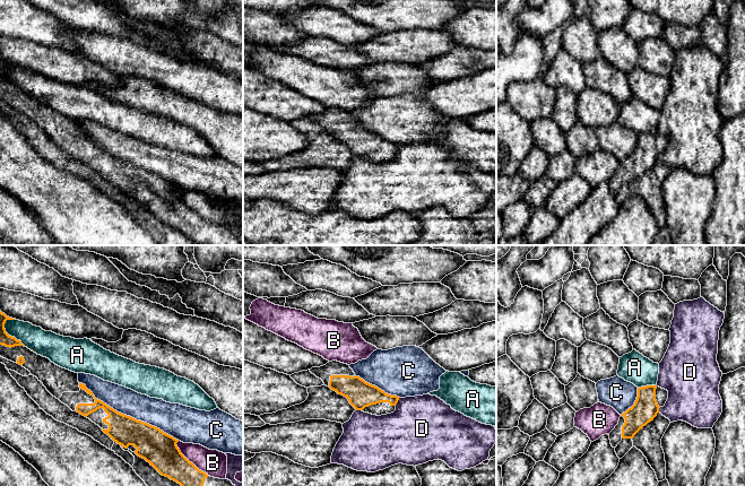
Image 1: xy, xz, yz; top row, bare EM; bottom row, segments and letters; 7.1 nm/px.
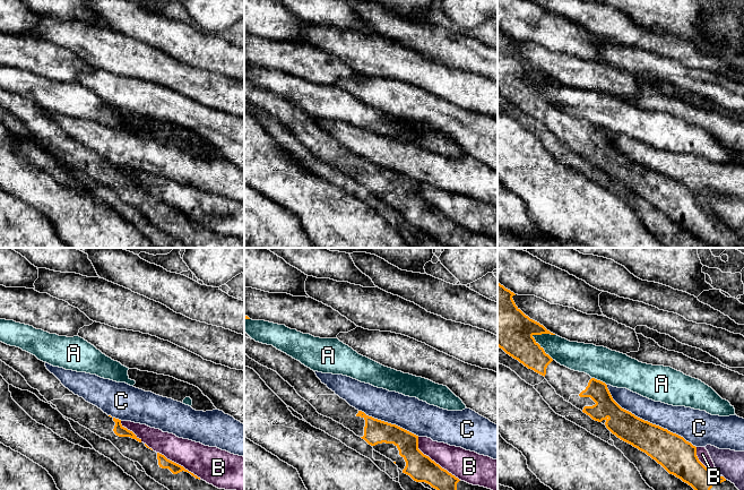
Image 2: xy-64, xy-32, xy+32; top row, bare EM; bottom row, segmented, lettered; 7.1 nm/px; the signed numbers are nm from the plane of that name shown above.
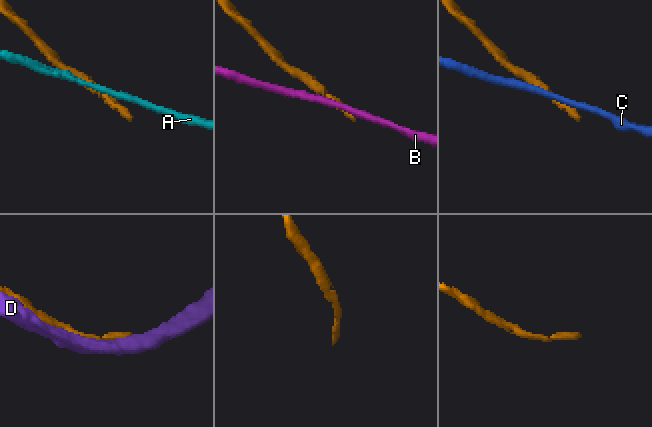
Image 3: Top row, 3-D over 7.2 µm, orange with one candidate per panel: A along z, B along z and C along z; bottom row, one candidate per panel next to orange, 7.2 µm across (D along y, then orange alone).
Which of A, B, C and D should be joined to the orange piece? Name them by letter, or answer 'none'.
none

